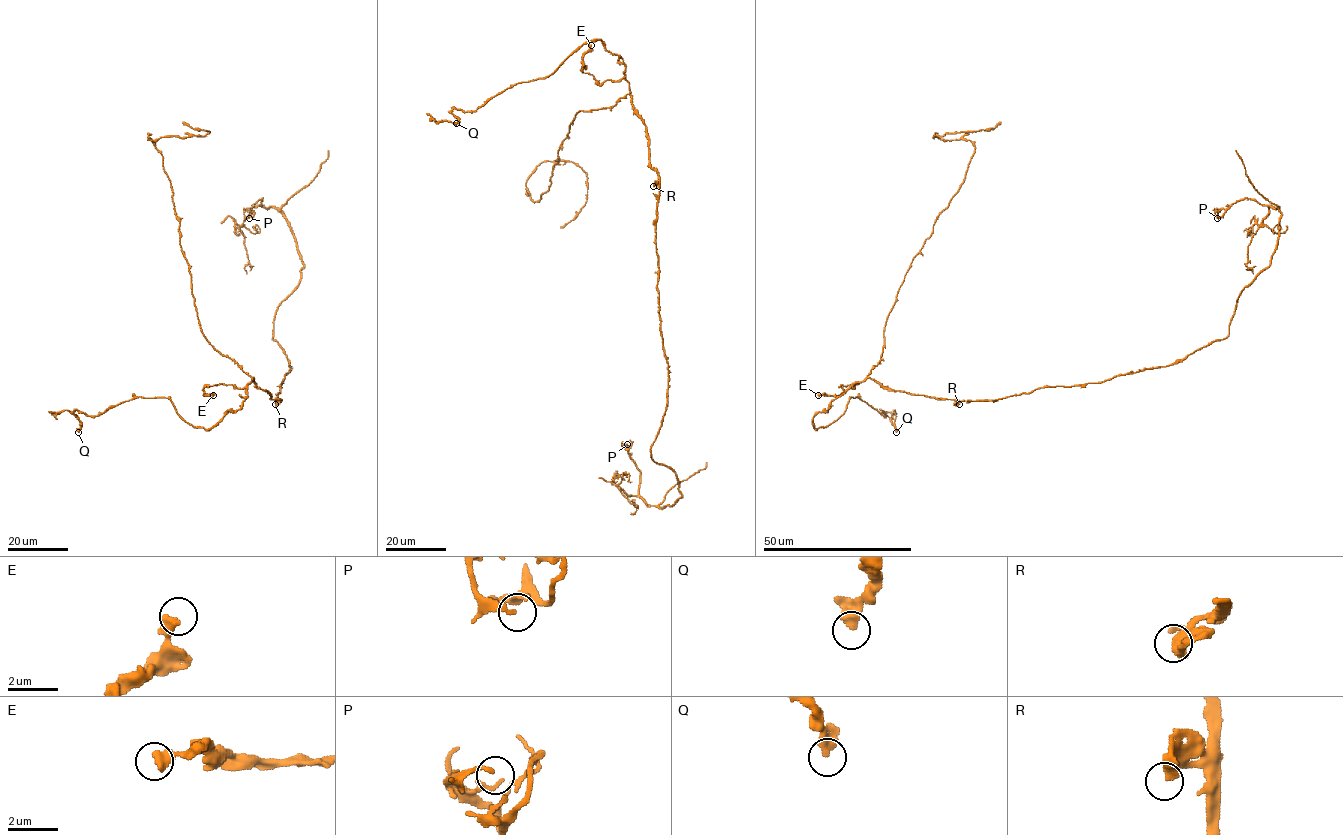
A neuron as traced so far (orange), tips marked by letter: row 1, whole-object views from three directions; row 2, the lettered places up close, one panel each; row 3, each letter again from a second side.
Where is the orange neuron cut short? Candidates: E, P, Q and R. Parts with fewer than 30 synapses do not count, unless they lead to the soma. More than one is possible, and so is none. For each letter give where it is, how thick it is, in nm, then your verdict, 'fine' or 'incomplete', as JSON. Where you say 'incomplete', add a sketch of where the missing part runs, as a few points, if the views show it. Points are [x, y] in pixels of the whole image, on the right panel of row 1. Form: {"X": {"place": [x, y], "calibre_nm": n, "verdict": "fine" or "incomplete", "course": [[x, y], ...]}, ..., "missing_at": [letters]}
{"E": {"place": [818, 395], "calibre_nm": 420, "verdict": "fine"}, "P": {"place": [1217, 218], "calibre_nm": 170, "verdict": "fine"}, "Q": {"place": [896, 432], "calibre_nm": 340, "verdict": "fine"}, "R": {"place": [959, 404], "calibre_nm": 480, "verdict": "fine"}, "missing_at": []}

